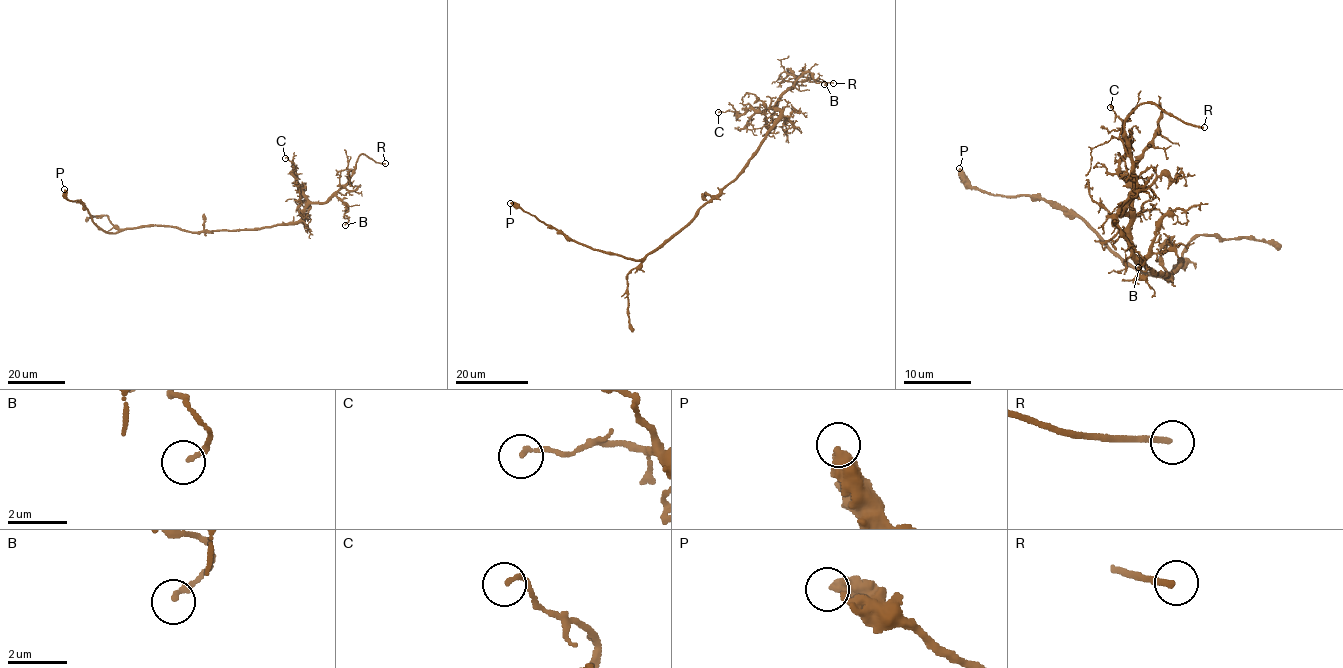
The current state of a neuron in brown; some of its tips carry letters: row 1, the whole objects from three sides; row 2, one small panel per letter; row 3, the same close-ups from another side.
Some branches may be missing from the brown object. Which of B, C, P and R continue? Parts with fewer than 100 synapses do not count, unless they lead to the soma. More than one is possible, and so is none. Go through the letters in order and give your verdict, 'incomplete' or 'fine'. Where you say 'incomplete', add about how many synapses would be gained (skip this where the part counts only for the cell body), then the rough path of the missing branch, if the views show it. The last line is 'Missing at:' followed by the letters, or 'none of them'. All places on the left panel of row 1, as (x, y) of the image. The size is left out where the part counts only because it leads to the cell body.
B: fine
C: fine
P: fine
R: incomplete | (385, 163), (402, 166), (409, 163), (421, 166)
Missing at: R

